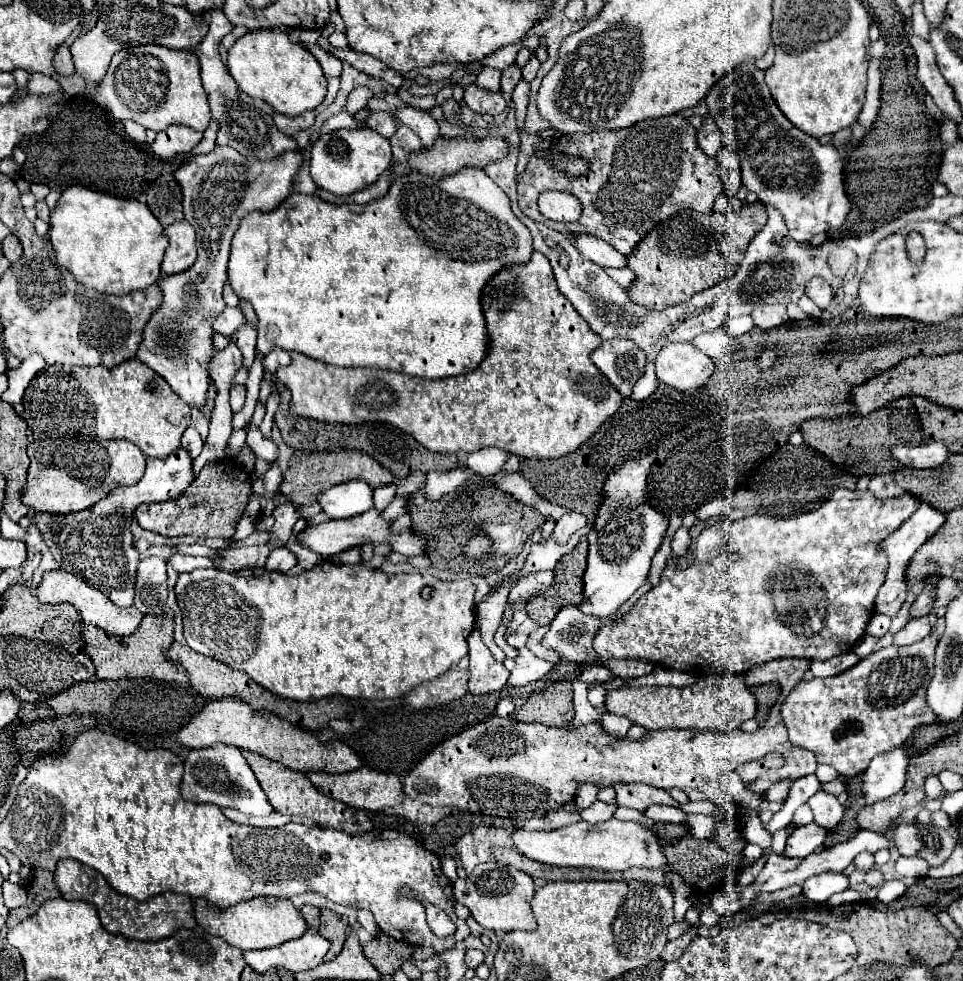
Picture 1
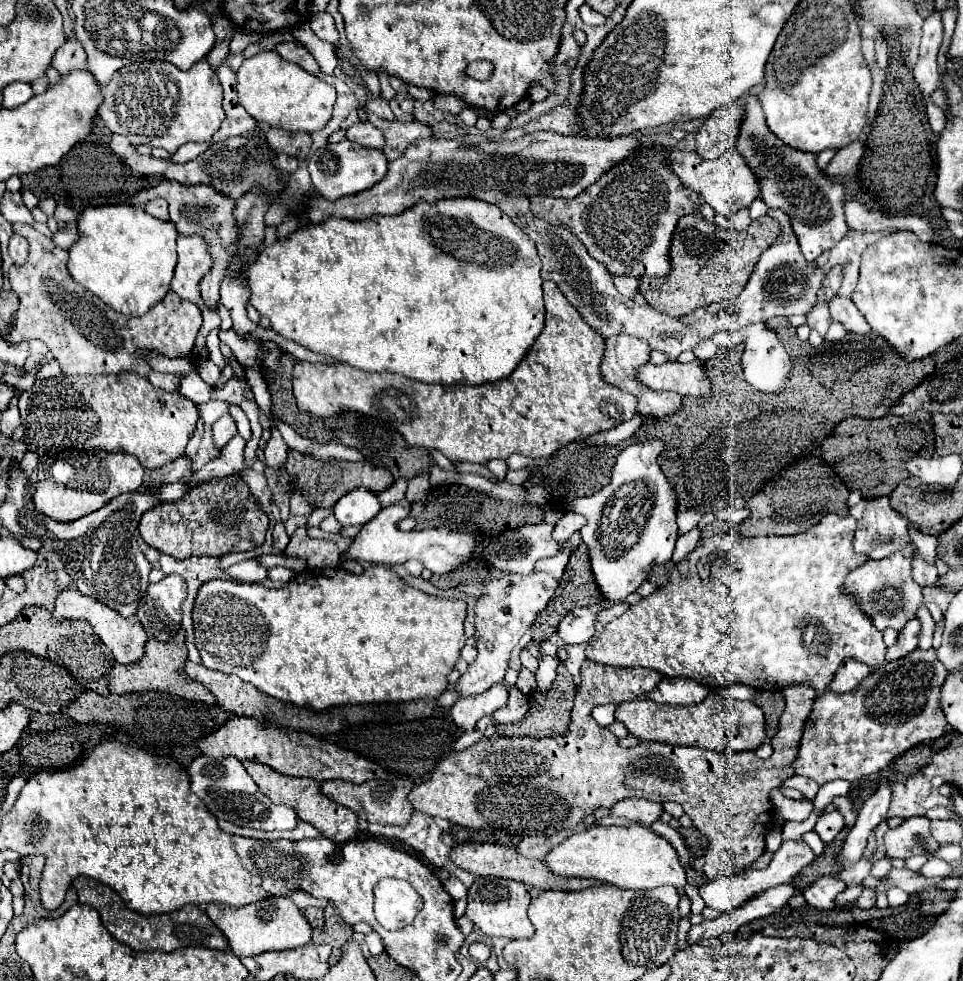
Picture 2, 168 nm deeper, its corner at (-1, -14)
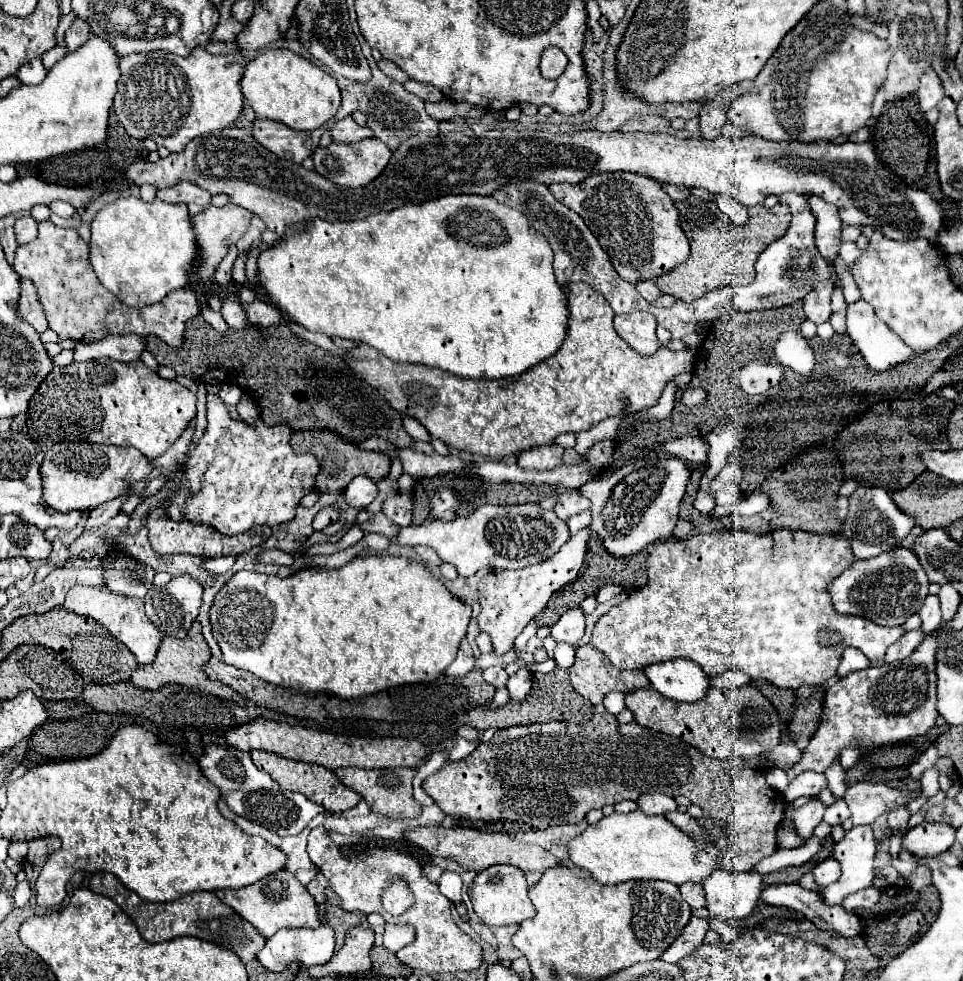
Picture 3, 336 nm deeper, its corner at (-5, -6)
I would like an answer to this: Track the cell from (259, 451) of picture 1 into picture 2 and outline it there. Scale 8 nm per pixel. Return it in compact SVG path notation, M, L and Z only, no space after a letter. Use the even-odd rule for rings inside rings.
M234 403L228 405L228 413L234 417L234 421L236 421L236 425L238 425L238 433L248 441L248 439L250 439L250 423L248 423L246 413L244 413L238 405L234 405Z

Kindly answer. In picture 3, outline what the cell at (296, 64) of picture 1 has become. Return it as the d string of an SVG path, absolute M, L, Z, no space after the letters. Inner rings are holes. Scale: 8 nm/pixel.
M290 49L260 51L256 59L244 67L240 87L258 119L280 121L296 131L318 129L340 107L340 91L336 79L316 67L312 61L292 53Z

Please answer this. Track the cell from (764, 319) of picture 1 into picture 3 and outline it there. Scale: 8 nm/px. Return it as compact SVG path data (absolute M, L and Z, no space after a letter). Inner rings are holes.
M826 279L822 283L818 283L806 297L804 297L804 311L806 311L807 319L812 323L820 325L826 323L832 315L830 311L830 295L834 289L834 281Z

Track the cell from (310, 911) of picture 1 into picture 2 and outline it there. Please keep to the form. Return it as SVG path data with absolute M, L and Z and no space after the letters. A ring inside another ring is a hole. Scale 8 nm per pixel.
M308 907L304 909L306 919L310 921L312 927L322 927L324 925L324 909L322 907Z

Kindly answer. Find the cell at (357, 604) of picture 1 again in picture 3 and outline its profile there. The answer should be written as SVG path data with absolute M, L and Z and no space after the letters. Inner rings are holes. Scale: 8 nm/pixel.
M368 555L368 557L356 557L348 565L340 569L316 569L316 567L304 567L296 571L294 575L280 579L276 575L262 575L254 571L238 571L230 577L230 581L218 591L214 597L214 603L210 607L210 623L214 631L214 639L218 639L218 647L222 651L222 661L228 665L234 665L238 669L246 669L254 673L256 677L280 685L280 687L302 687L308 693L334 693L342 699L356 699L362 695L372 695L390 687L398 685L410 685L410 683L428 683L436 681L446 667L454 661L456 651L460 647L460 641L466 635L468 623L470 623L472 607L456 599L432 573L422 565L406 557L382 557L382 555Z

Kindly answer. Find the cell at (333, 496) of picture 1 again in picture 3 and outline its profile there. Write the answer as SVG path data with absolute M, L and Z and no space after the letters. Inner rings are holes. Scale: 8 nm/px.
M354 477L350 485L344 489L344 499L354 509L368 507L376 499L376 495L378 495L378 487L368 477Z

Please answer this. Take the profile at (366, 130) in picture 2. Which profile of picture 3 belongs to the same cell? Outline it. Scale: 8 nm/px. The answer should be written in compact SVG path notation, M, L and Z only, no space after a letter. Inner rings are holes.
M346 117L342 121L338 121L332 127L332 139L334 141L344 141L344 143L354 143L354 141L362 141L366 137L374 137L374 131L370 131L368 127L358 125L352 117Z

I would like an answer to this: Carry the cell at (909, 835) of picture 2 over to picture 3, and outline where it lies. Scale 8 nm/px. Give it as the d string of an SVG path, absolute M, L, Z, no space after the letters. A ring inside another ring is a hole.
M904 807L894 809L894 811L890 811L890 815L888 815L888 827L892 829L892 833L906 831L906 829L908 829L908 819L910 819L908 809L904 809Z

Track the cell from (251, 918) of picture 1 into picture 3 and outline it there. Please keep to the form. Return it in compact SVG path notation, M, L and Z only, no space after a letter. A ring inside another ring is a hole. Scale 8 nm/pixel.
M286 869L258 881L254 885L248 885L242 889L220 889L220 891L214 891L214 895L222 903L226 903L234 911L238 911L238 915L242 915L248 923L252 923L254 929L264 939L270 939L278 929L302 929L302 927L316 929L316 927L320 927L318 907L316 907L312 895Z

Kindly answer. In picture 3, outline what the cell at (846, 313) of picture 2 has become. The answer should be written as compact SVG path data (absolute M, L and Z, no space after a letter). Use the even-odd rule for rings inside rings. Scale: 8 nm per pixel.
M862 299L848 305L848 335L854 341L854 345L858 347L858 351L862 353L862 357L866 359L868 367L876 369L876 371L886 371L914 355L914 351L884 321L880 321L876 317L874 309Z

